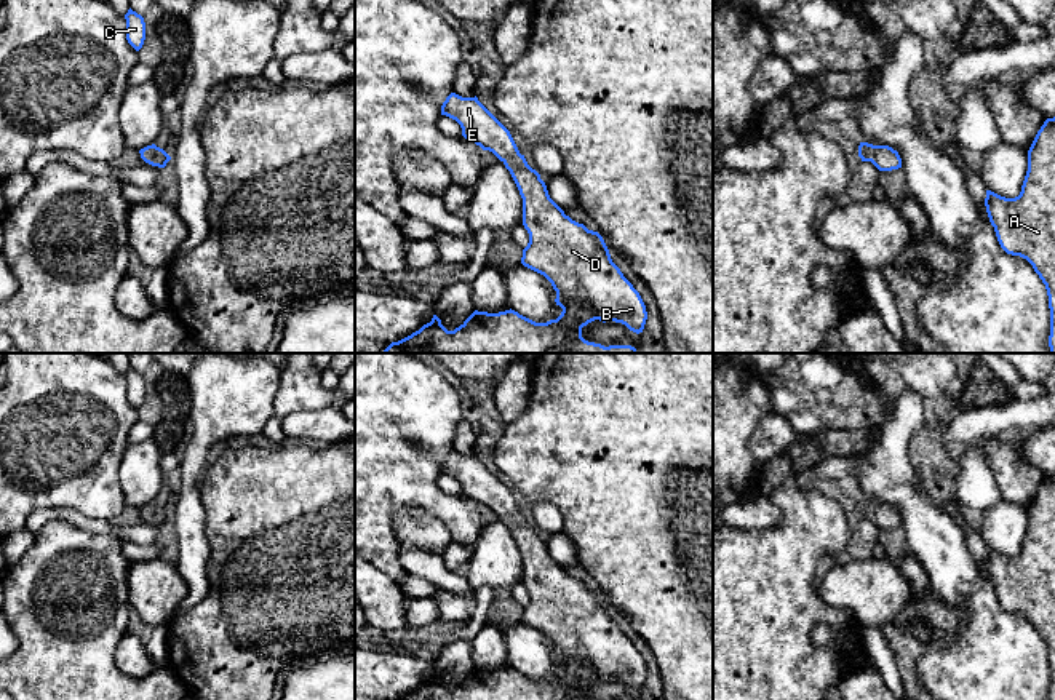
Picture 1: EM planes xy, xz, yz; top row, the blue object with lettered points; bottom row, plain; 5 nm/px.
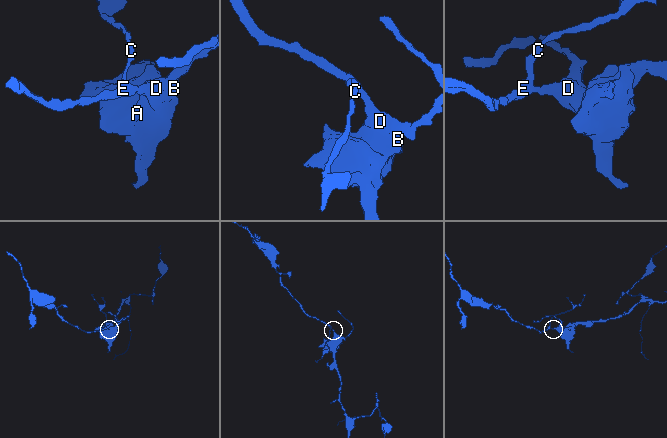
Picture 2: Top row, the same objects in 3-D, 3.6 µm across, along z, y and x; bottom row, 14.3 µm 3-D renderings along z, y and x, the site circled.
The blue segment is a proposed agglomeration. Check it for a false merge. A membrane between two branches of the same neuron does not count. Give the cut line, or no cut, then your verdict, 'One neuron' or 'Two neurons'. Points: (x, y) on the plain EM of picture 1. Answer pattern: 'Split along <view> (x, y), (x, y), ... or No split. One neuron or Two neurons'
No split. One neuron

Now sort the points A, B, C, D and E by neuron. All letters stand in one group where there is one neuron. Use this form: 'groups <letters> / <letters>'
groups A B C D E

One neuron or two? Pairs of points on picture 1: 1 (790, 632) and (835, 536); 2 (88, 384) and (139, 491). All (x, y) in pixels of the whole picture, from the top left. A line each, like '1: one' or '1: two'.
1: one
2: two

